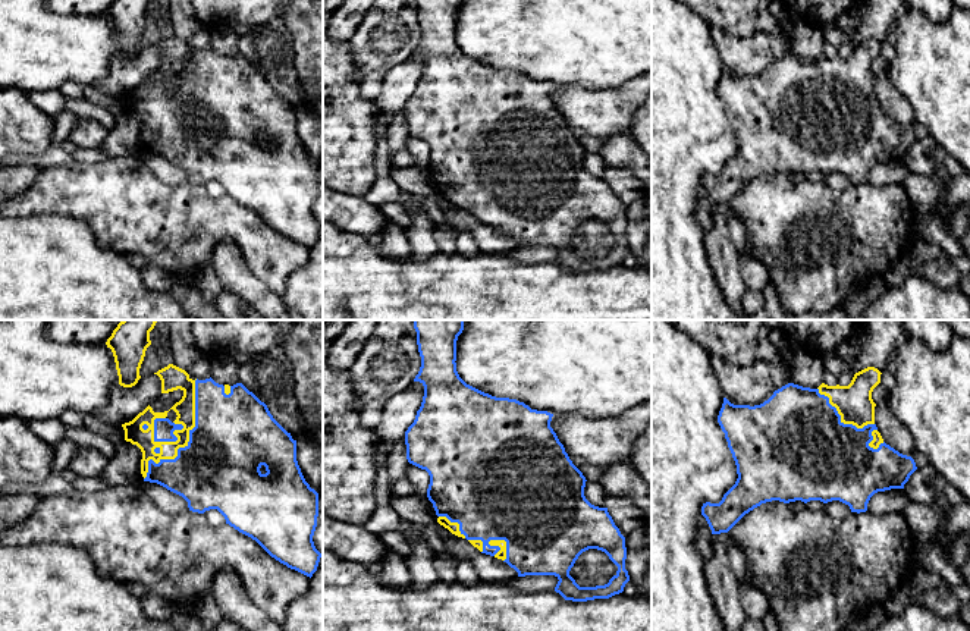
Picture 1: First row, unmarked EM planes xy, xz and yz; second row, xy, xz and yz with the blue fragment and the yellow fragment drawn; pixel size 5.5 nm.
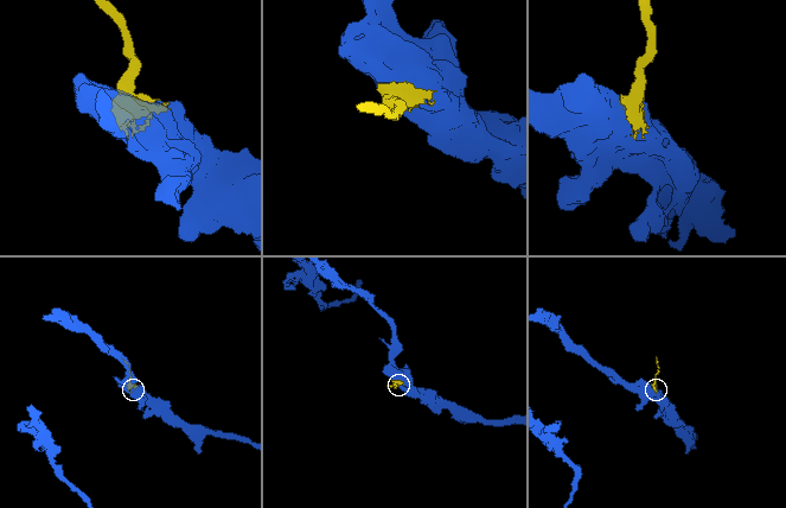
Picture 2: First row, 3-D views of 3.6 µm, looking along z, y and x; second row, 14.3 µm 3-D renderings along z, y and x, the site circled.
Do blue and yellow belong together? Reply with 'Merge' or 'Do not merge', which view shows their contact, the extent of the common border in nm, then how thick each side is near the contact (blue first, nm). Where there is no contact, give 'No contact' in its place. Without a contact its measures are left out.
Merge. Touches blue in xy. Shared border 600 nm. Thickness 440 nm (blue) against 110 nm

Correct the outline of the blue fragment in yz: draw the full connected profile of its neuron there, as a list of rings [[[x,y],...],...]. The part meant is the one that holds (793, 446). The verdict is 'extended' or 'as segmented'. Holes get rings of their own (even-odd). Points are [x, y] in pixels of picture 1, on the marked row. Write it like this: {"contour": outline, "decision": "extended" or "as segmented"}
{"contour": [[[867,367],[856,373],[848,386],[822,383],[817,389],[810,389],[788,383],[775,390],[767,401],[754,406],[734,405],[723,398],[718,423],[725,433],[738,478],[719,503],[706,502],[701,506],[701,515],[706,518],[712,534],[728,533],[745,514],[772,500],[784,503],[839,500],[848,505],[851,512],[860,514],[867,511],[867,503],[875,493],[904,489],[917,467],[911,456],[886,445],[875,424],[876,404],[872,399],[872,392],[880,383],[880,374],[878,368]]], "decision": "extended"}

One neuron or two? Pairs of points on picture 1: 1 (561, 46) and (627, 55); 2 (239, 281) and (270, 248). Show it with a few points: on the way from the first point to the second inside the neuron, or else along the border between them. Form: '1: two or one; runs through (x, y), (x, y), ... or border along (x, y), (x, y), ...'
1: one; runs through (577, 46), (611, 46)
2: two; border along (232, 239), (247, 266), (275, 294)

